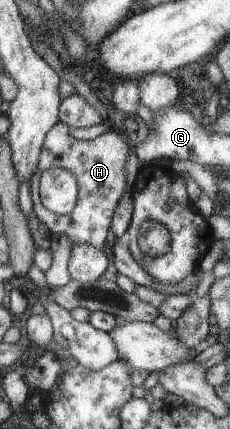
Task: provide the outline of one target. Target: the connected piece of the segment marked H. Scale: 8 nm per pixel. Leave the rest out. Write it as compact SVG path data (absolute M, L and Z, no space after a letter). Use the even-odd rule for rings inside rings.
M57 122L46 134L41 146L38 162L33 170L32 176L30 177L27 185L29 195L32 201L32 211L36 215L37 219L46 225L46 229L50 233L65 233L72 244L89 244L95 246L97 249L102 249L103 242L105 241L105 234L107 229L110 227L110 221L112 218L113 210L121 197L121 194L127 189L125 187L125 162L129 153L127 144L123 141L123 136L119 131L112 127L108 127L107 131L98 135L92 140L79 140L69 137L67 133L67 126L64 123ZM47 168L61 168L70 171L75 176L77 184L77 195L76 202L74 203L73 209L68 214L57 215L52 211L47 211L40 202L38 194L38 183L40 182L40 175L42 171Z

